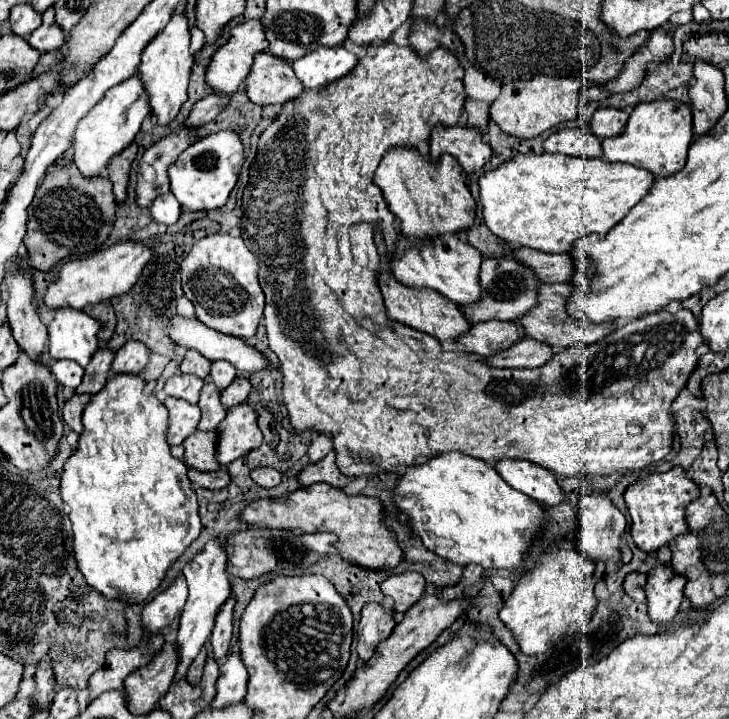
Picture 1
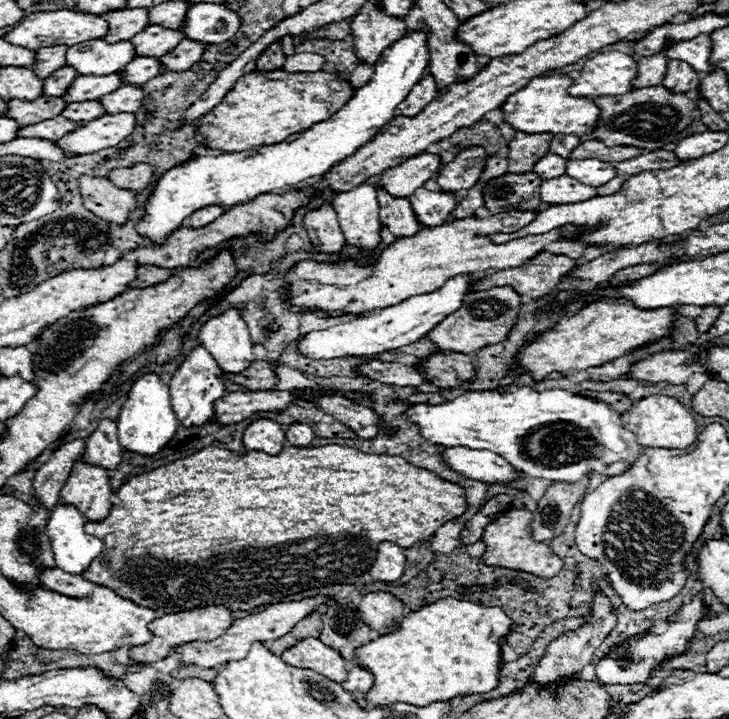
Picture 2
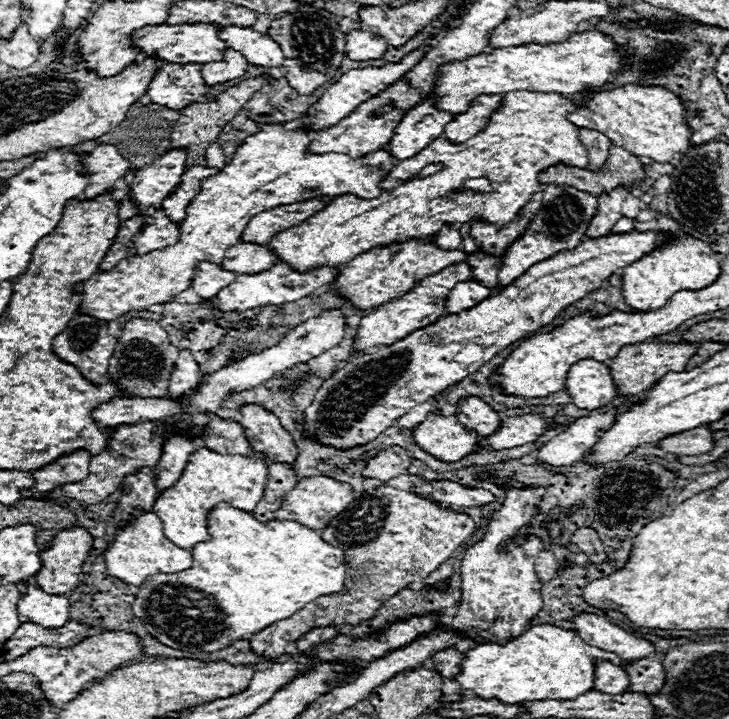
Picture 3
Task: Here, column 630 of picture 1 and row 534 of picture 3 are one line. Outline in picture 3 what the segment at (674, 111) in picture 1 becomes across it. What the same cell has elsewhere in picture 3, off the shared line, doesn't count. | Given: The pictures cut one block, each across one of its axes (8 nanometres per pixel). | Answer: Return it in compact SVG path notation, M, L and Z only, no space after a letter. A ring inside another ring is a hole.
M146 512L146 514L132 518L128 522L128 526L118 528L114 532L114 540L104 550L104 562L106 562L106 570L110 576L114 576L126 584L140 586L146 580L146 576L152 576L158 572L174 574L174 572L192 568L192 552L170 542L164 536L164 524L156 516L156 512Z

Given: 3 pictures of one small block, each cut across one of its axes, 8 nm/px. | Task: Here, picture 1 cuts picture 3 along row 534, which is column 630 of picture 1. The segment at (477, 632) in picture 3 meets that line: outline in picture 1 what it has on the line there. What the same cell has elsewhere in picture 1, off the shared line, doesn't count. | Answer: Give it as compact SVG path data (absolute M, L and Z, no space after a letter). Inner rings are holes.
M674 466L664 474L650 474L648 478L630 484L624 492L624 500L632 518L630 534L634 544L644 552L656 552L674 536L686 532L686 504L690 504L698 496L698 486L686 476L686 472L680 466Z

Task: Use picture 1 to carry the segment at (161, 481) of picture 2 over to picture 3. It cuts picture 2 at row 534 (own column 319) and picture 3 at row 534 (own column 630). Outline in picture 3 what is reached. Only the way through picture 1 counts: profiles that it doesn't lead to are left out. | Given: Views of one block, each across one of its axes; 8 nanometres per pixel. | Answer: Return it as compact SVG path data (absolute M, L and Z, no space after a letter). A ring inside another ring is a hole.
M392 486L364 492L322 530L322 538L328 540L328 544L336 544L344 550L344 562L350 570L344 580L344 592L338 592L336 596L320 596L320 600L306 604L296 616L260 630L250 638L252 652L278 660L286 654L284 646L288 642L296 642L312 628L342 624L356 626L374 618L376 610L390 596L412 584L416 576L426 578L434 572L474 530L476 524L470 516L440 508L436 502L420 498L414 492L396 490Z

